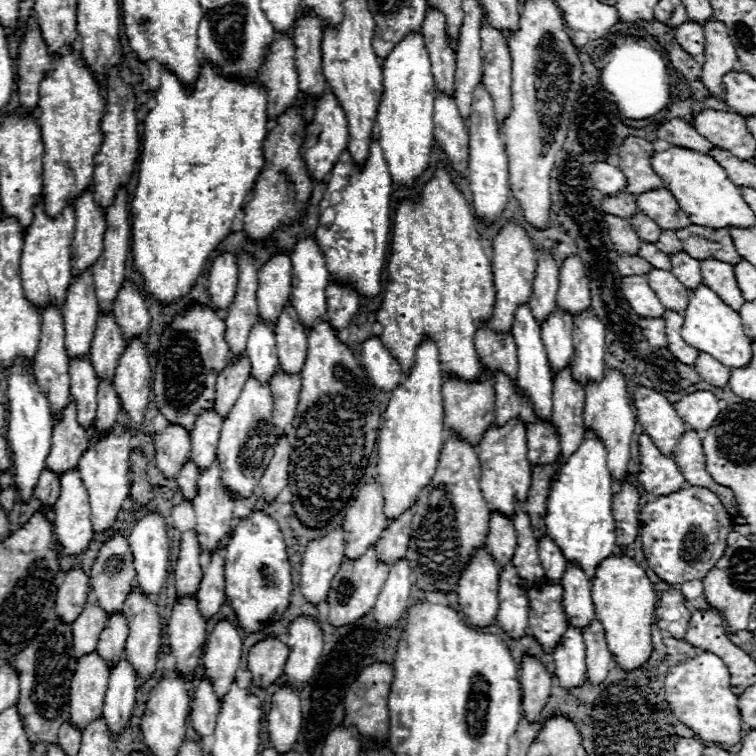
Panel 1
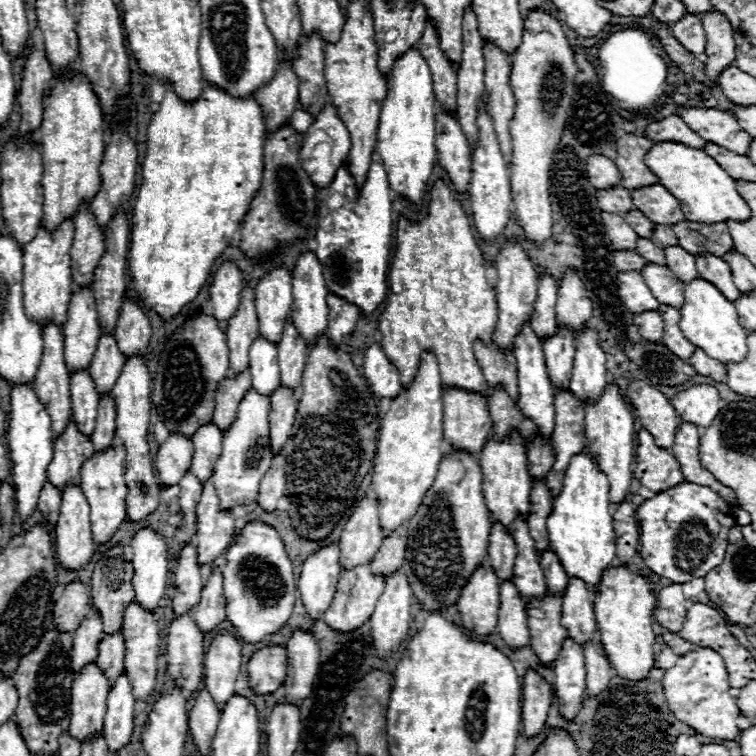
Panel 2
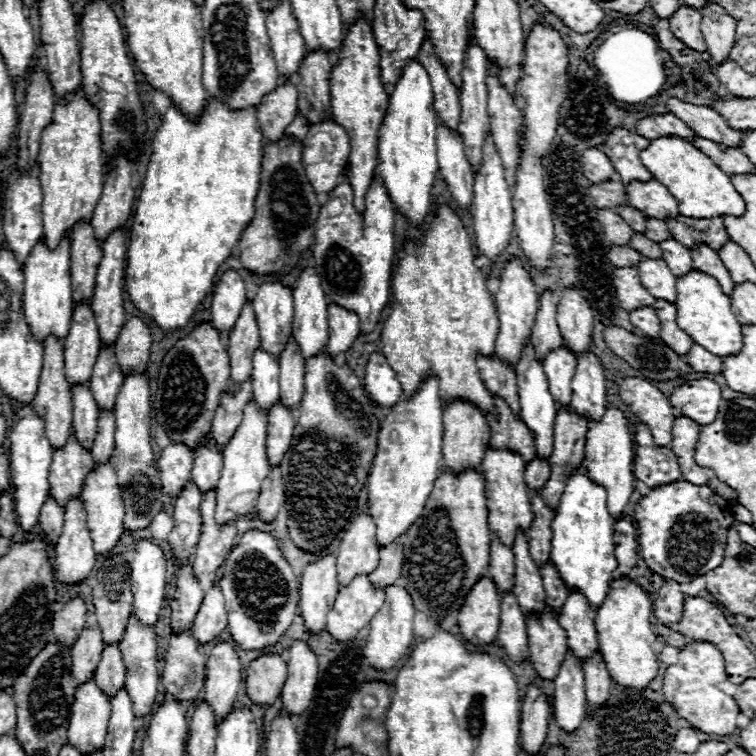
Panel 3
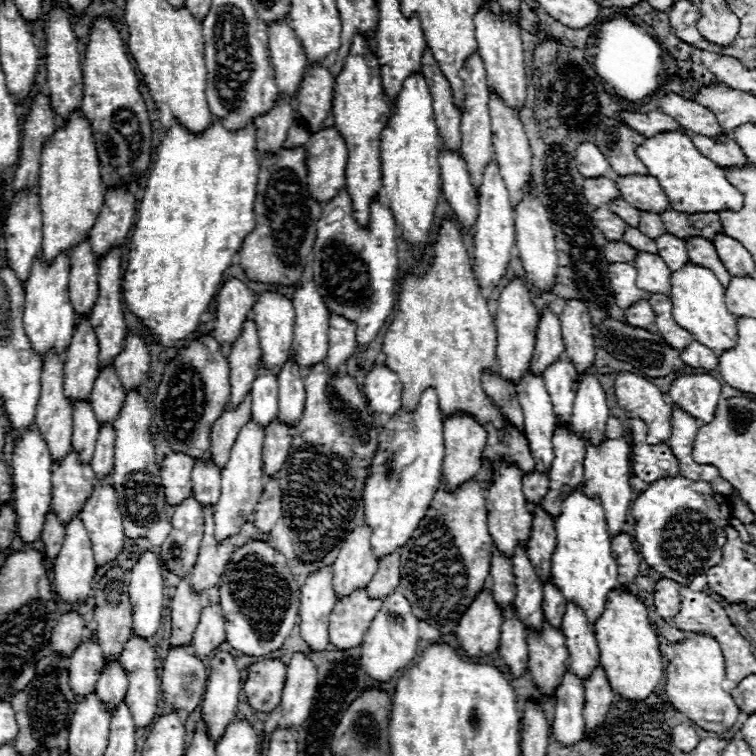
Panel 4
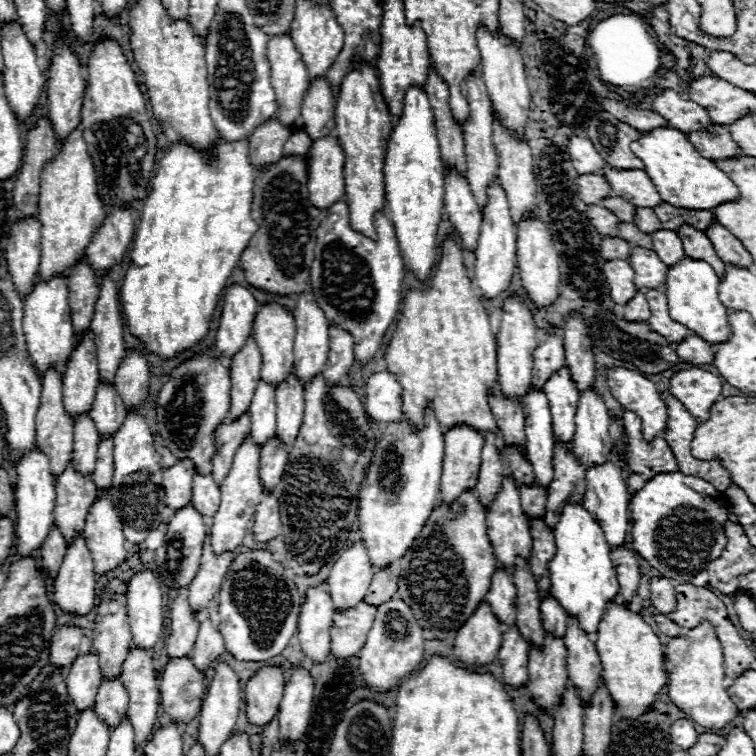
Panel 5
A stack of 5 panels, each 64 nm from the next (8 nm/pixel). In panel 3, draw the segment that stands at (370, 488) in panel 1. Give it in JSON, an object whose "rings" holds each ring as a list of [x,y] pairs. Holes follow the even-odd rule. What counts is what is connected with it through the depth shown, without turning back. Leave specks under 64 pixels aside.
{"rings":[[[362,512],[350,526],[342,532],[342,542],[336,556],[338,584],[348,586],[354,576],[370,574],[378,564],[378,544],[374,542],[376,526],[372,518]]]}

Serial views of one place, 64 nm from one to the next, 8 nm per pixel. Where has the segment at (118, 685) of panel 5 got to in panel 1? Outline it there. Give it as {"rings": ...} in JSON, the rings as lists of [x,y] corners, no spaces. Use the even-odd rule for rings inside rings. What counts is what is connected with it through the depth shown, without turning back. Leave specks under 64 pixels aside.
{"rings":[[[114,614],[108,618],[106,628],[102,630],[98,638],[98,654],[108,664],[108,668],[114,668],[120,658],[124,656],[124,642],[128,636],[128,624],[124,614]]]}

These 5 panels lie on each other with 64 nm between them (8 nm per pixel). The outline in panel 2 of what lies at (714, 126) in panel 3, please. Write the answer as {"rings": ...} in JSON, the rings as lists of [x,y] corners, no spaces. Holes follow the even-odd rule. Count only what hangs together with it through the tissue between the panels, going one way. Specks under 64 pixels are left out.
{"rings":[[[678,106],[678,116],[684,118],[684,122],[700,136],[704,136],[706,142],[720,144],[732,152],[746,154],[750,136],[738,126],[736,118],[724,110],[716,108],[686,108]]]}

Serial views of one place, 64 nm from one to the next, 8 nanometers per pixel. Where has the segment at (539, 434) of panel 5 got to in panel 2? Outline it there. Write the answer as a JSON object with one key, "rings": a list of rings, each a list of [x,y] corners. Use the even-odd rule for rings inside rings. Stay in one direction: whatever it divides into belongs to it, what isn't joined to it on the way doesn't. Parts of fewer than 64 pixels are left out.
{"rings":[[[526,324],[522,328],[522,332],[516,336],[516,370],[518,370],[518,408],[524,412],[524,416],[532,418],[538,434],[544,440],[550,440],[552,430],[554,430],[554,388],[552,382],[548,378],[548,370],[546,370],[546,362],[544,362],[544,352],[542,346],[536,338],[536,334],[532,332],[530,324]]]}

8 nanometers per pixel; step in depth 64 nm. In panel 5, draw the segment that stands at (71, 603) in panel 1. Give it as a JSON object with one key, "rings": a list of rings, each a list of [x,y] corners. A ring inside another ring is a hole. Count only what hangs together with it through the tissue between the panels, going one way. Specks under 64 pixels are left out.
{"rings":[[[62,626],[56,628],[56,634],[50,644],[50,664],[56,664],[60,668],[72,666],[72,662],[78,656],[78,646],[82,640],[82,632],[78,626]]]}

